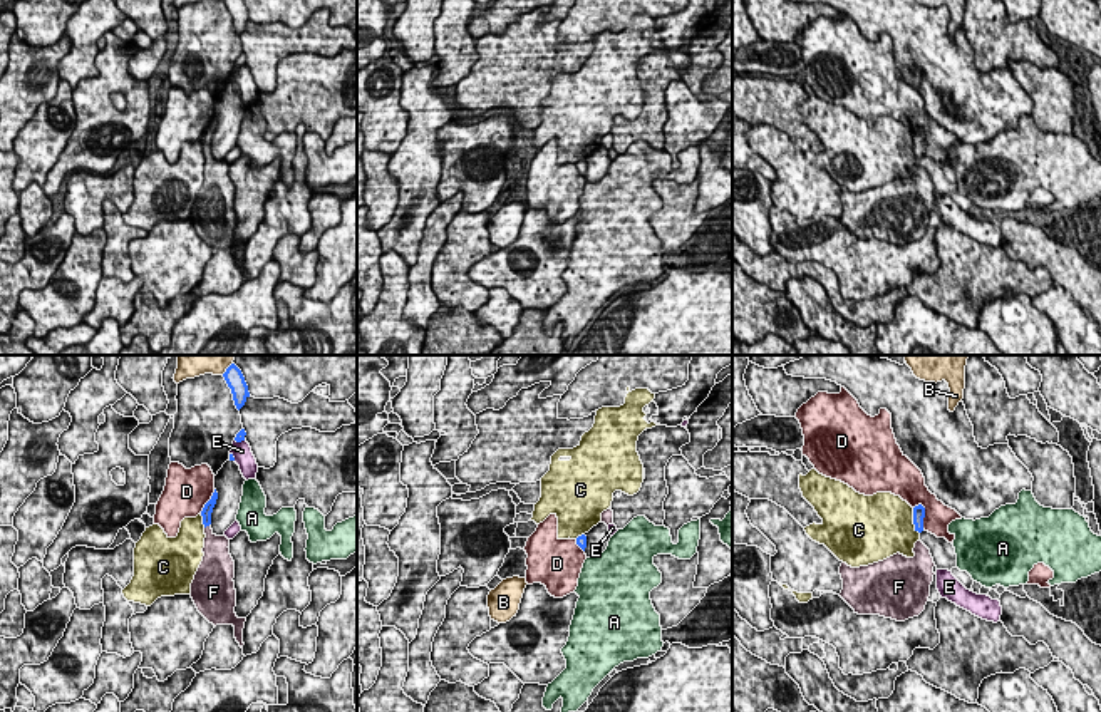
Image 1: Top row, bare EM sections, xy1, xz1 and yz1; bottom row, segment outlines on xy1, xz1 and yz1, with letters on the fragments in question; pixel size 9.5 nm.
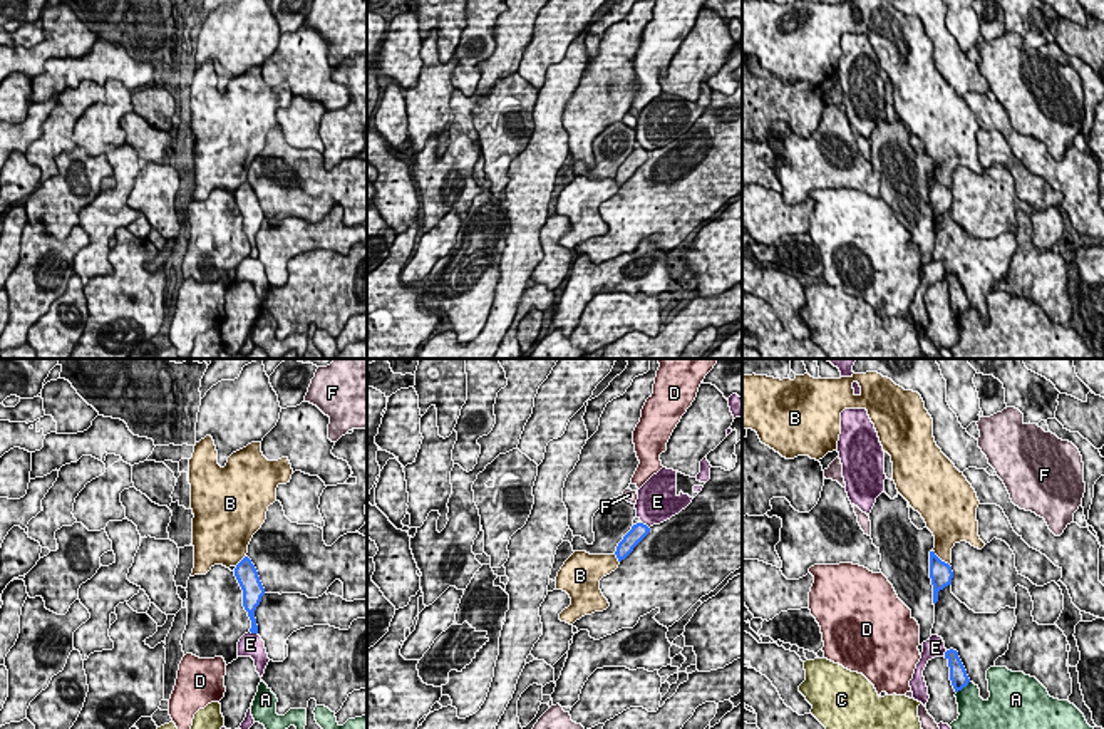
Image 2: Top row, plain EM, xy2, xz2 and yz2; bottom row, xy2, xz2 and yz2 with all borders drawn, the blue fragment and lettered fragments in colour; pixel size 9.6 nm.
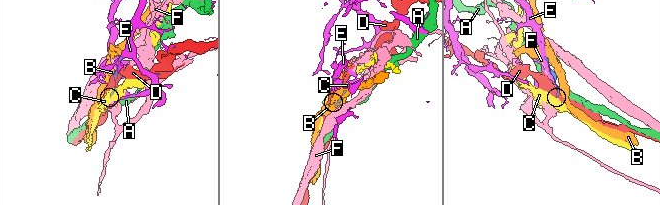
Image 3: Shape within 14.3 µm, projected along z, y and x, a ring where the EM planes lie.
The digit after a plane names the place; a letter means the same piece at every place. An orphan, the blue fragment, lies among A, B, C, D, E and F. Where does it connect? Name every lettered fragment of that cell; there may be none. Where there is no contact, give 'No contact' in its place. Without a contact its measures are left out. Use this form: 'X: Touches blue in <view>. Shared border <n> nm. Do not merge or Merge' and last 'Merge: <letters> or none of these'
A: Touches blue in yz2. Shared border 170 nm. Do not merge
B: Touches blue in yz2. Shared border 220 nm. Do not merge
C: Touches blue in yz1. Shared border 260 nm. Do not merge
D: Touches blue in yz1. Shared border 260 nm. Do not merge
E: Touches blue in xy2. Shared border 90 nm. Do not merge
F: Touches blue in xy1. Shared border 60 nm. Merge
Merge: F

